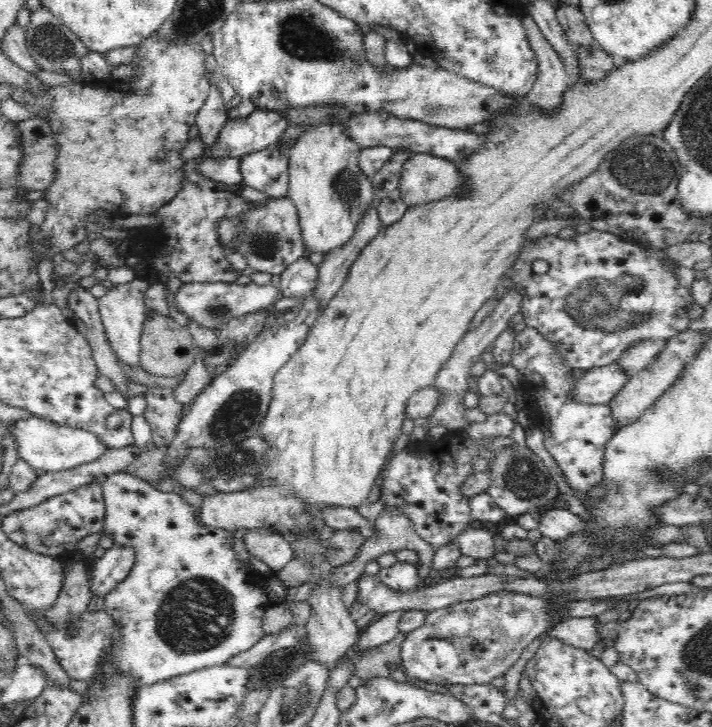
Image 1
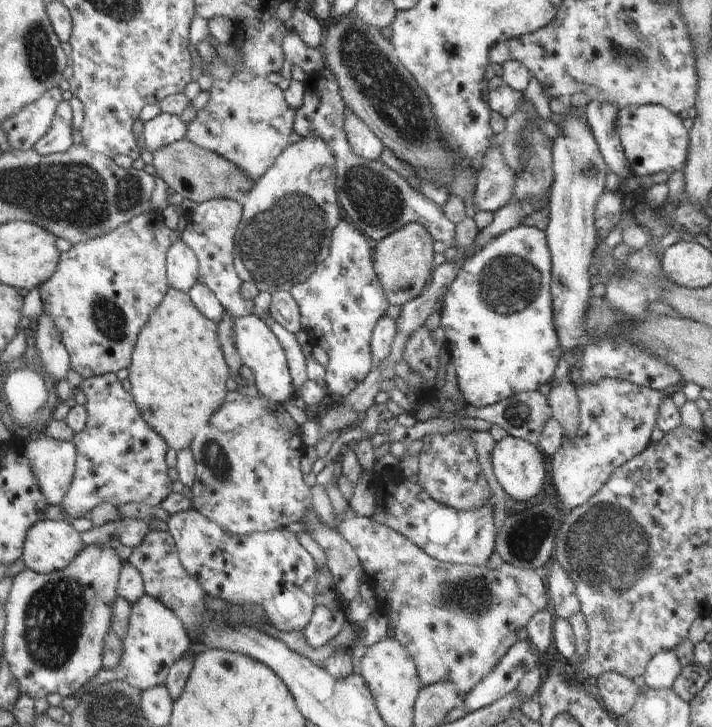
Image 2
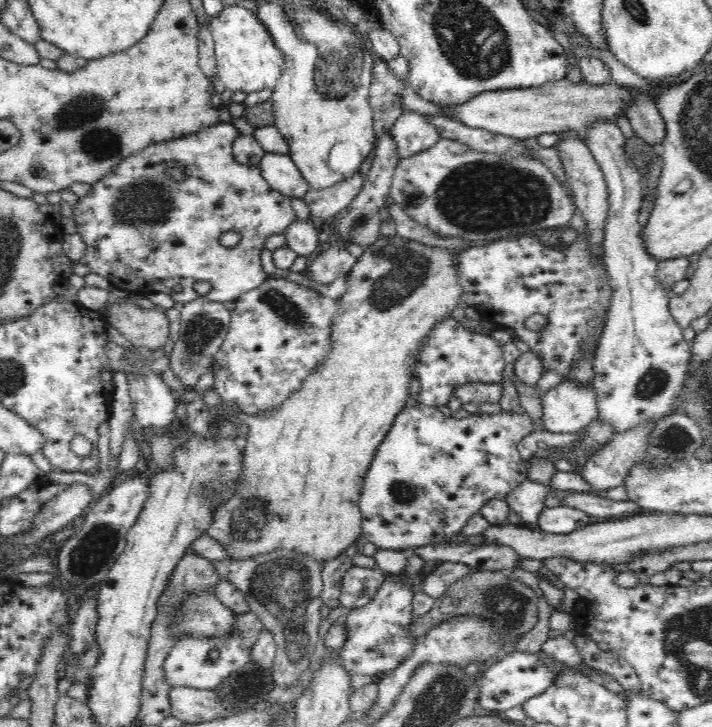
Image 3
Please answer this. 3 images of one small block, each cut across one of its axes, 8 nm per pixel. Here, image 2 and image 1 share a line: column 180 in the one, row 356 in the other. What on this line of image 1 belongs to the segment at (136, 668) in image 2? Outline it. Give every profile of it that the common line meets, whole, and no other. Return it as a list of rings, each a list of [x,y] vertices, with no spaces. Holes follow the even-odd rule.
[[[645,341],[637,343],[631,347],[616,362],[623,367],[625,374],[629,378],[634,378],[640,370],[646,370],[648,364],[656,361],[656,357],[662,354],[662,350],[666,348],[666,341]]]

